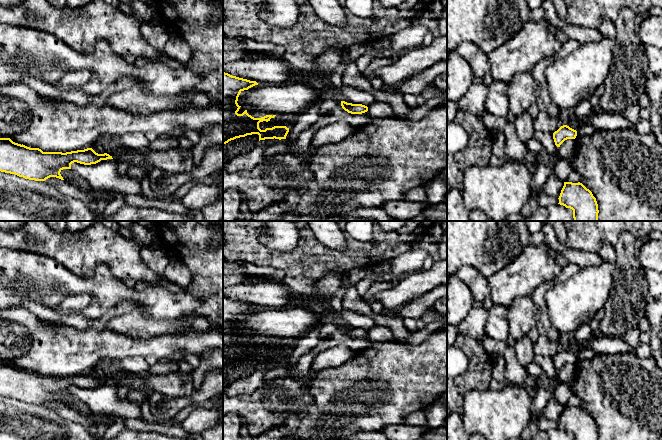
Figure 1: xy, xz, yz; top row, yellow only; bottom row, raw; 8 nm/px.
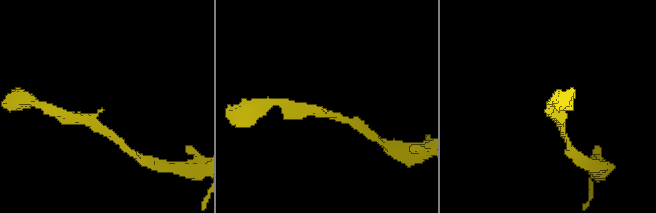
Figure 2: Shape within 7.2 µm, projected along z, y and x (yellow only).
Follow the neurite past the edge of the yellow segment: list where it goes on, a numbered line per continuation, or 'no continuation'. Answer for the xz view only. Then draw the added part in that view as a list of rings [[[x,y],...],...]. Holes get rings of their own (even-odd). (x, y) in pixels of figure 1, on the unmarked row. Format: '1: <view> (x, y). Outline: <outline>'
no continuation

